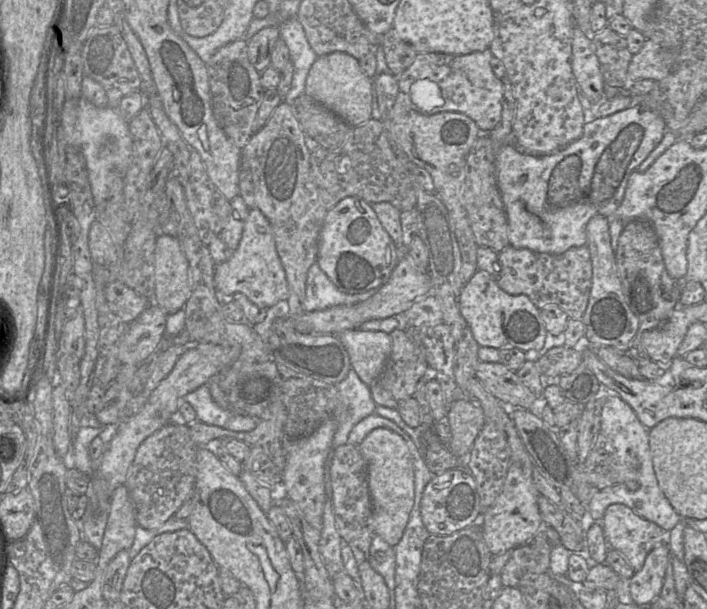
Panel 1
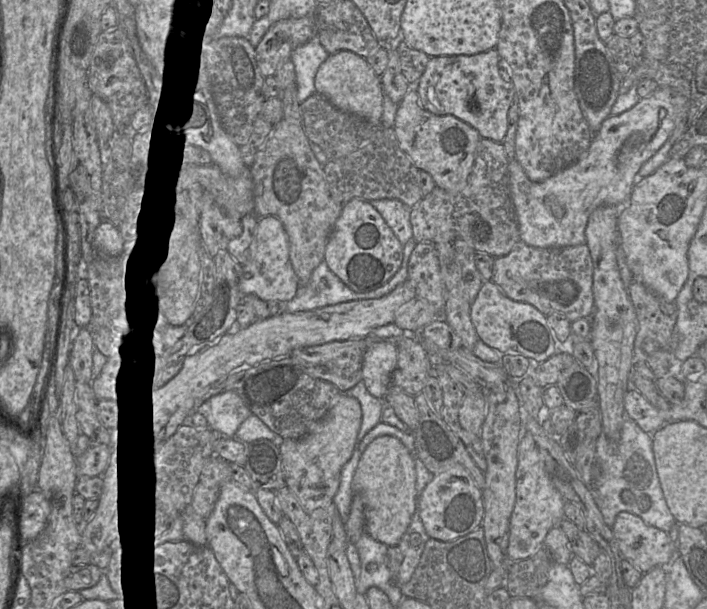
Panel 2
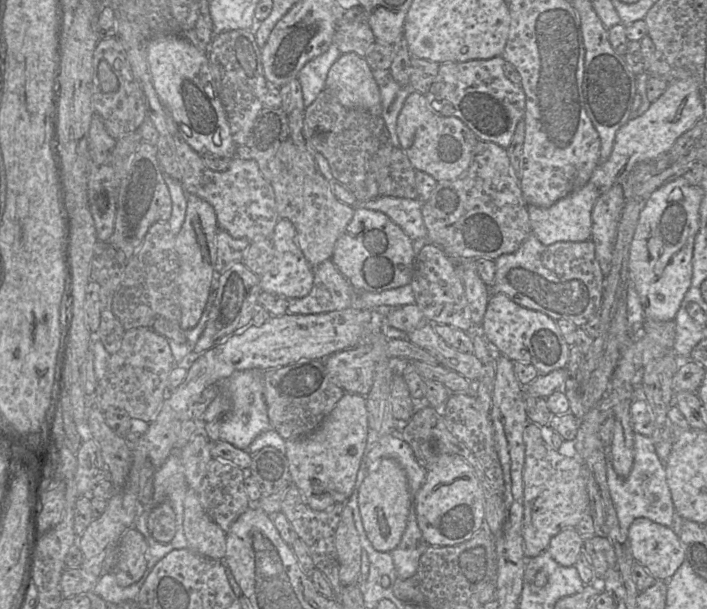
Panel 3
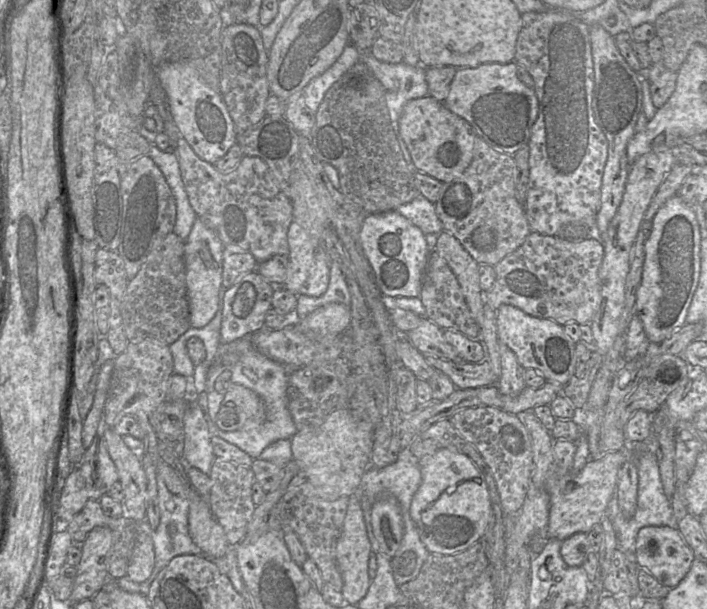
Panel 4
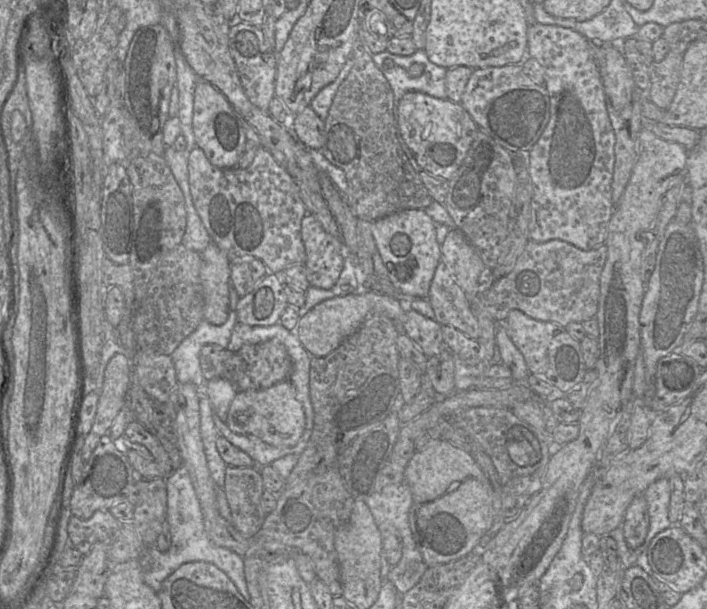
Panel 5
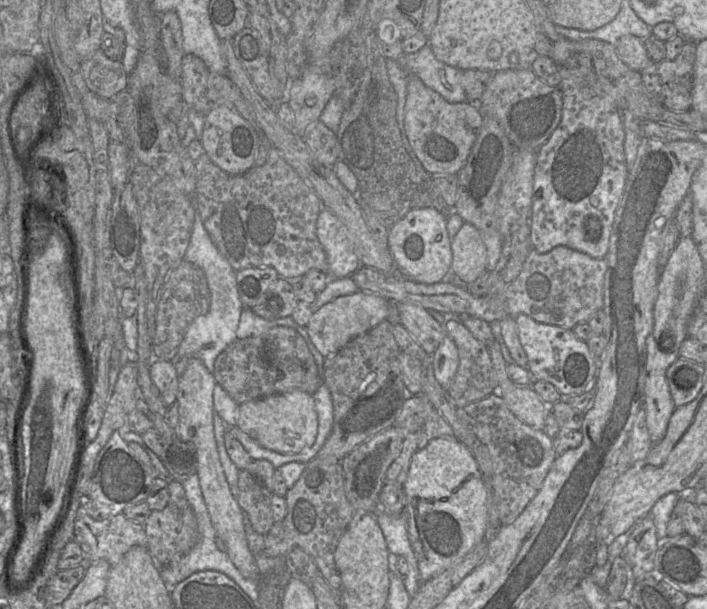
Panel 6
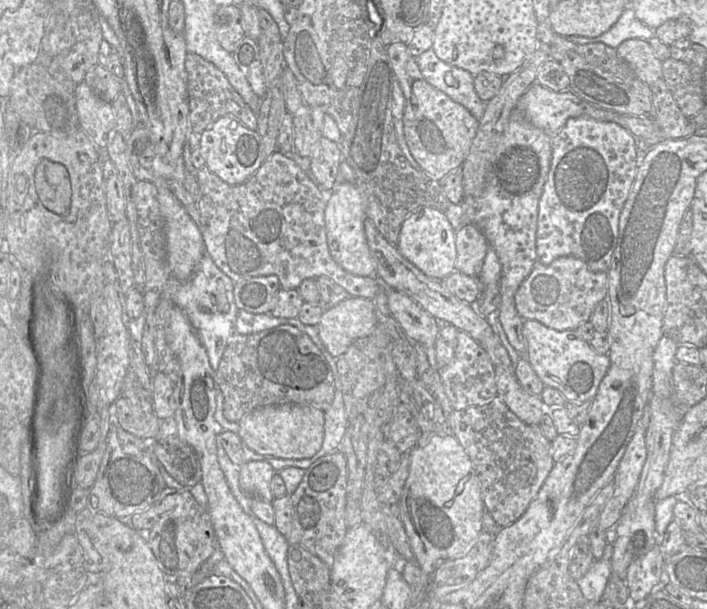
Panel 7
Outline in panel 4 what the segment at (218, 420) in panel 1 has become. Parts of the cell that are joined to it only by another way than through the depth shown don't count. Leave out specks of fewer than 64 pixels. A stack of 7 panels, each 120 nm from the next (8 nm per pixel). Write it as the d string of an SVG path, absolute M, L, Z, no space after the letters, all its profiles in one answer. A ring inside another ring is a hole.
M250 336L241 337L235 341L232 341L228 344L222 344L220 346L219 358L209 368L206 377L205 391L208 396L209 415L209 417L206 417L206 420L208 422L211 436L218 436L228 443L236 445L239 449L246 452L254 460L258 459L262 452L274 442L282 439L291 440L291 438L297 433L297 428L288 409L287 388L290 367L285 367L284 365L259 352L257 349L255 349L249 337ZM234 384L242 385L254 391L261 398L264 403L264 420L262 422L247 422L241 430L225 432L220 430L215 422L225 395L229 388Z

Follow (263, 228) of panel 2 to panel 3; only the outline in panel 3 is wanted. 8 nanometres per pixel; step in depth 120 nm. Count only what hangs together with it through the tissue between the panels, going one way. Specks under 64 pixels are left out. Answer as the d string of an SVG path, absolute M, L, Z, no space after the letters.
M280 219L274 228L271 242L274 257L269 270L259 277L262 291L283 296L288 300L307 296L313 288L314 268L297 244L294 225L287 219Z

